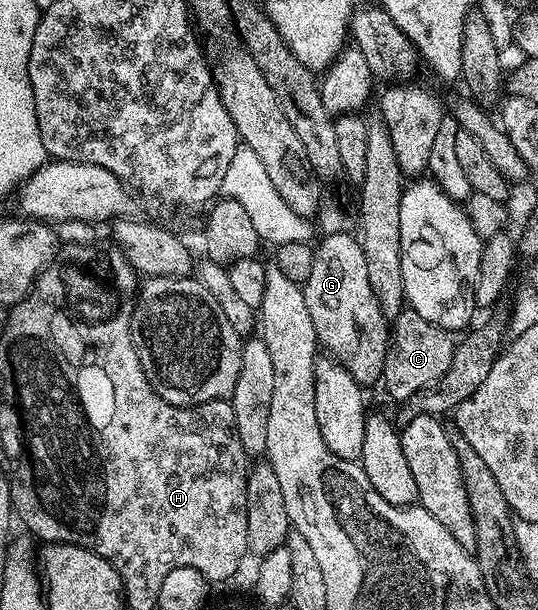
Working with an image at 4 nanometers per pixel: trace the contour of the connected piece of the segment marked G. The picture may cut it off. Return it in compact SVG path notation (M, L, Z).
M324 233L323 239L314 247L313 266L309 278L304 282L303 295L305 305L309 308L309 317L313 319L315 336L320 347L323 346L328 355L340 362L357 380L359 385L367 388L370 382L378 383L383 376L383 365L389 345L389 320L381 312L377 296L373 296L373 288L369 285L369 268L365 264L365 252L354 233Z

